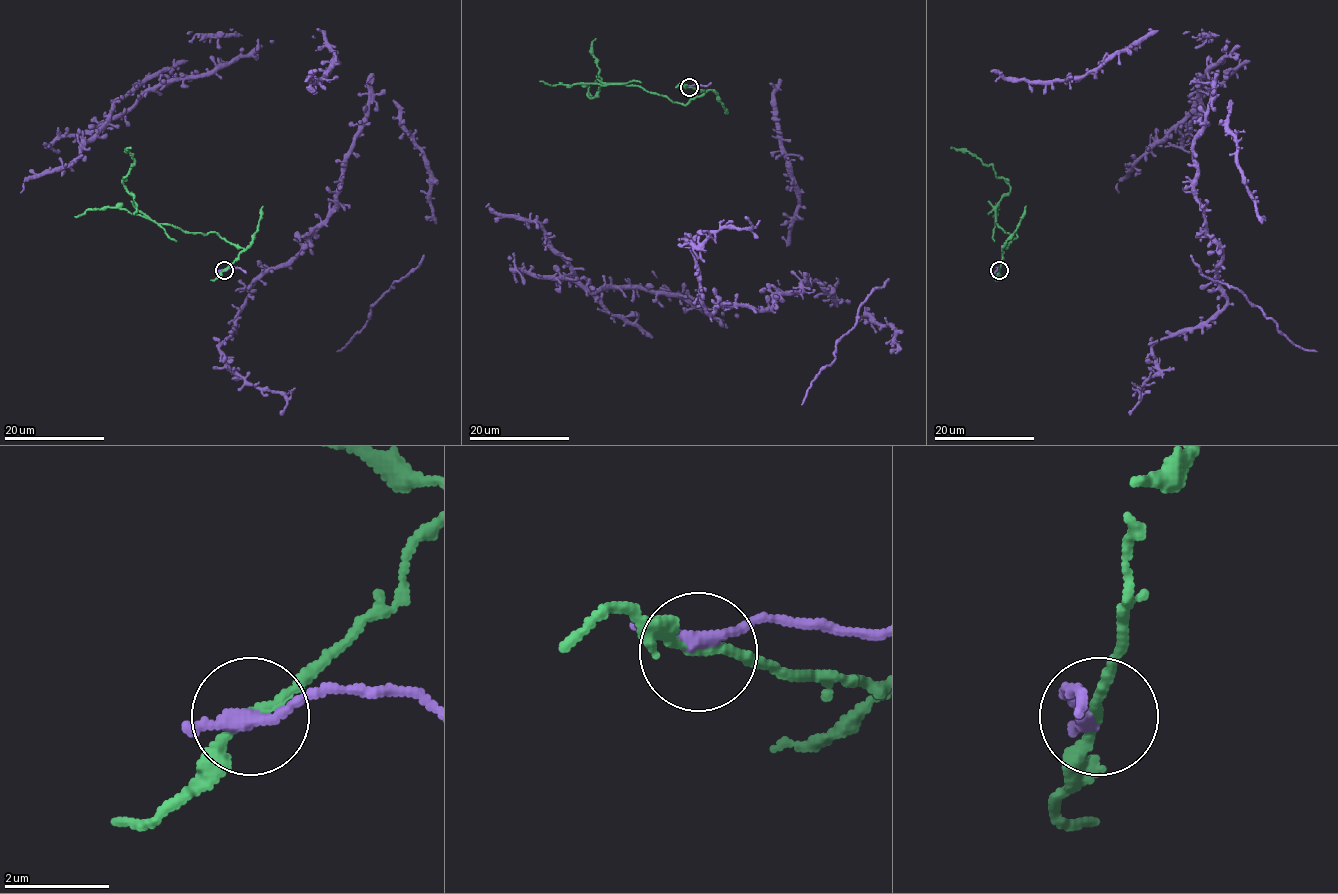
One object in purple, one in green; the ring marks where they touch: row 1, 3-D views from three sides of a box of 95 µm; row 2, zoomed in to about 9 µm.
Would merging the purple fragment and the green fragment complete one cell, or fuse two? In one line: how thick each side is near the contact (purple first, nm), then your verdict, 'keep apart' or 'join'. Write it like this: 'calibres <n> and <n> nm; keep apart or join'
calibres 240 and 170 nm; keep apart

